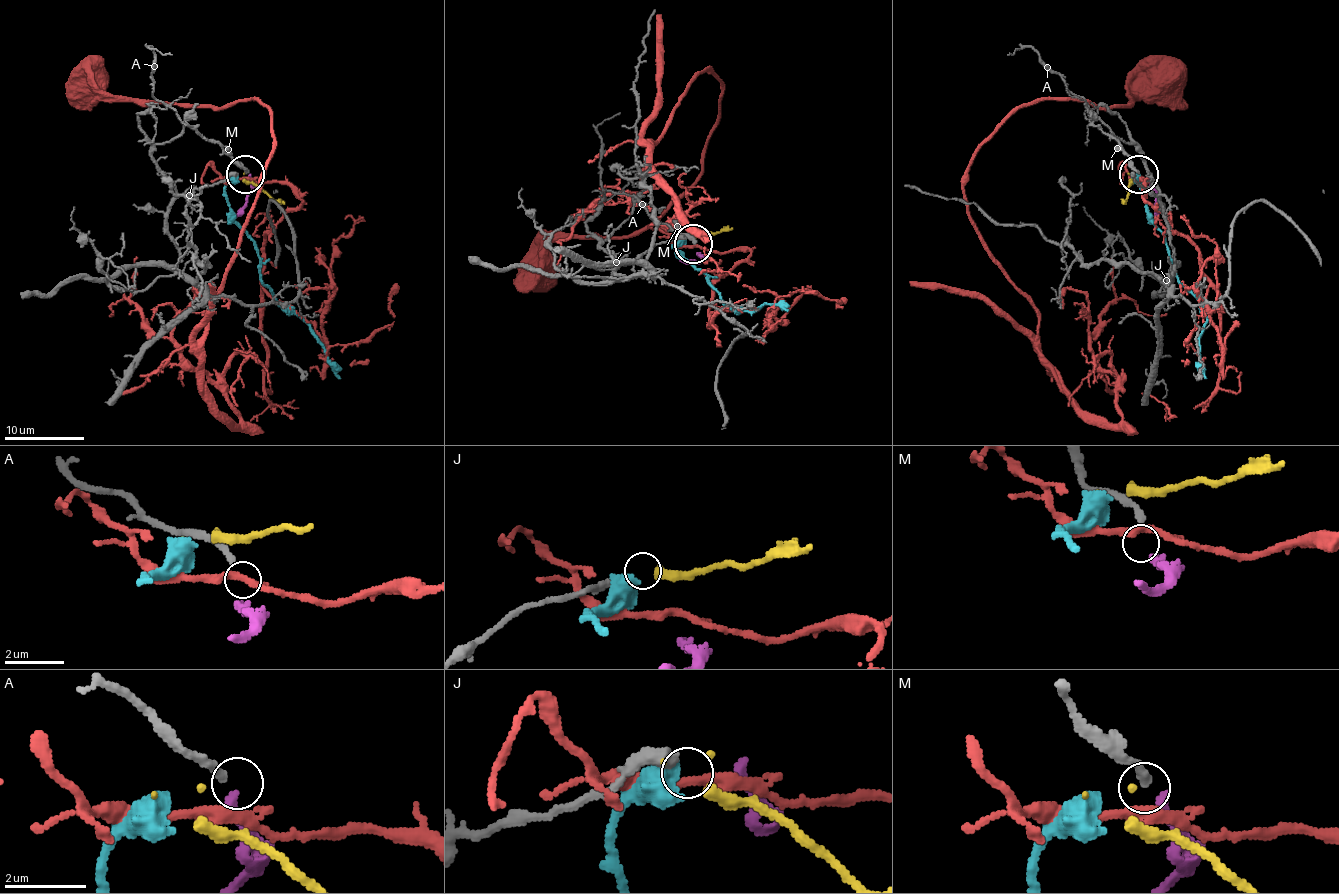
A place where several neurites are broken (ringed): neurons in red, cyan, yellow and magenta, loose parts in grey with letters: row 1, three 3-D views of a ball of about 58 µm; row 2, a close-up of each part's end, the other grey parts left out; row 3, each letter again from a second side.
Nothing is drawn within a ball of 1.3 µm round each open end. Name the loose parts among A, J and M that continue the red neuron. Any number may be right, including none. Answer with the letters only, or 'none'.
none

